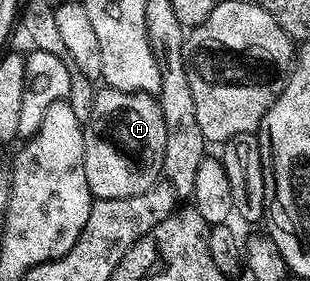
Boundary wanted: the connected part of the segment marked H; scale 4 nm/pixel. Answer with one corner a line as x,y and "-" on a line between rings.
97,89
90,120
83,123
83,128
86,184
93,199
122,200
138,196
161,181
166,152
166,120
153,95

